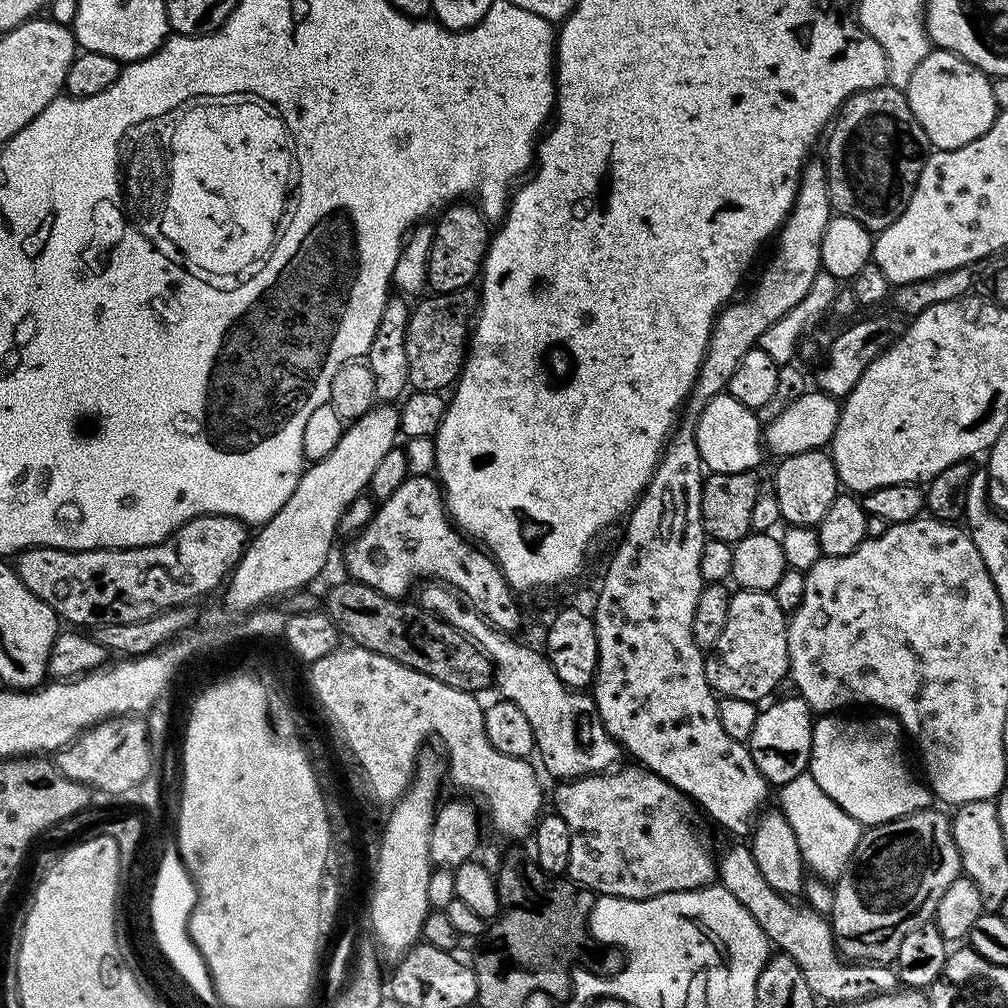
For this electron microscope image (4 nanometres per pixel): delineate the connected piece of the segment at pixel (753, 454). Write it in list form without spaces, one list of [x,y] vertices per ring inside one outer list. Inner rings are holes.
[[[721,394],[713,398],[702,410],[696,427],[696,441],[700,463],[709,473],[738,474],[759,469],[760,459],[766,456],[762,439],[762,420],[753,409],[742,406],[738,398]]]

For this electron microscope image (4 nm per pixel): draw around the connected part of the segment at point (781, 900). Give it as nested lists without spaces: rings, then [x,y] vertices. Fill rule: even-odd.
[[[751,847],[732,848],[724,857],[719,857],[718,880],[727,892],[734,894],[734,898],[742,902],[750,918],[758,922],[769,941],[775,947],[777,944],[780,947],[777,949],[783,955],[798,962],[798,970],[806,974],[806,983],[821,1001],[829,1000],[832,1006],[839,1006],[842,1002],[866,1000],[883,992],[897,991],[895,967],[887,964],[845,962],[836,947],[836,939],[832,936],[831,923],[825,917],[823,920],[814,909],[807,908],[804,904],[796,904],[800,902],[774,890],[774,886],[770,886],[770,882],[766,882],[765,876],[758,871]]]

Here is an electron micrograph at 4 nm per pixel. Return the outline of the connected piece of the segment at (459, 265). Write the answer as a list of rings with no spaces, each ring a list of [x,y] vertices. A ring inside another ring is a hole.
[[[452,202],[439,213],[440,221],[435,221],[434,242],[430,246],[430,258],[428,259],[427,287],[433,293],[458,292],[469,287],[472,279],[475,281],[481,275],[484,266],[484,256],[488,253],[488,241],[490,239],[490,224],[485,213],[481,212],[475,203]]]

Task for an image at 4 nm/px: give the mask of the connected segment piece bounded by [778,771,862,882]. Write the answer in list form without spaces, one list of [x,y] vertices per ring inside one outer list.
[[[809,771],[798,774],[798,778],[779,785],[778,792],[780,796],[788,804],[800,804],[800,820],[798,819],[798,835],[801,843],[806,845],[806,864],[809,869],[812,868],[828,882],[834,882],[842,874],[842,870],[847,866],[848,859],[854,854],[854,850],[860,841],[860,833],[862,825],[850,818],[850,814],[846,814],[846,810],[842,810],[842,806],[838,806],[838,802],[834,802],[834,798],[830,798],[826,794],[826,790],[822,790],[822,786],[818,786],[818,782],[814,782],[812,773]]]

